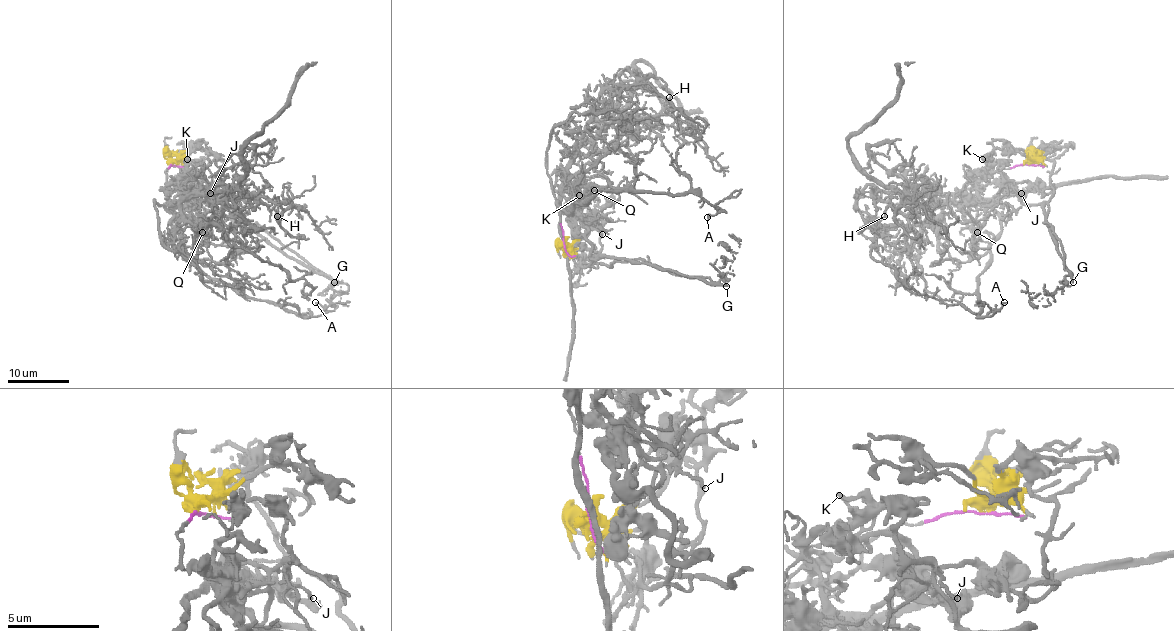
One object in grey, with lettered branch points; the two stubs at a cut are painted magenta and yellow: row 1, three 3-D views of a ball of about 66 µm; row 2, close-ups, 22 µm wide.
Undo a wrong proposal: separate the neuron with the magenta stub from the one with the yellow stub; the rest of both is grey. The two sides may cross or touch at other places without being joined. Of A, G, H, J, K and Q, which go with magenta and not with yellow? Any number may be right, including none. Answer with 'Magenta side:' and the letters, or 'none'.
Magenta side: A, H, Q

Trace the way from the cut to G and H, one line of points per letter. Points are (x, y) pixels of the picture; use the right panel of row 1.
G: (1029, 164), (1055, 157), (1050, 175), (1053, 192), (1046, 221), (1061, 242), (1064, 268), (1073, 282)
H: (1029, 164), (998, 169), (976, 189), (983, 204), (905, 195), (908, 197), (895, 209), (889, 206), (884, 216)

